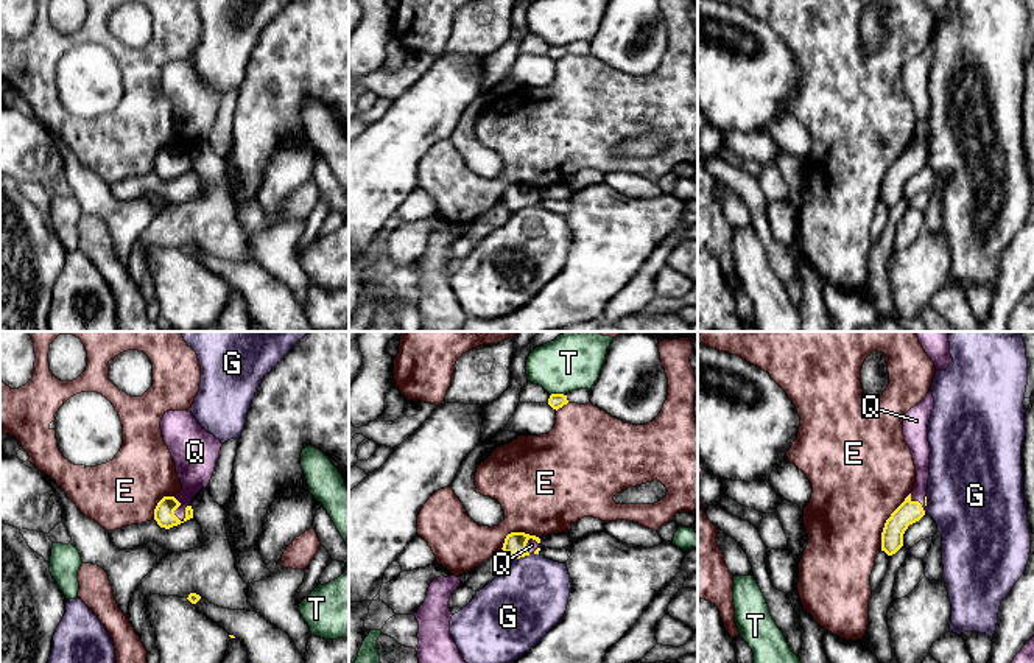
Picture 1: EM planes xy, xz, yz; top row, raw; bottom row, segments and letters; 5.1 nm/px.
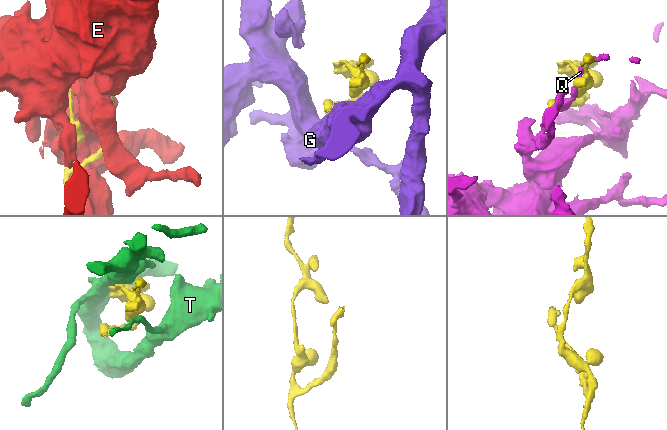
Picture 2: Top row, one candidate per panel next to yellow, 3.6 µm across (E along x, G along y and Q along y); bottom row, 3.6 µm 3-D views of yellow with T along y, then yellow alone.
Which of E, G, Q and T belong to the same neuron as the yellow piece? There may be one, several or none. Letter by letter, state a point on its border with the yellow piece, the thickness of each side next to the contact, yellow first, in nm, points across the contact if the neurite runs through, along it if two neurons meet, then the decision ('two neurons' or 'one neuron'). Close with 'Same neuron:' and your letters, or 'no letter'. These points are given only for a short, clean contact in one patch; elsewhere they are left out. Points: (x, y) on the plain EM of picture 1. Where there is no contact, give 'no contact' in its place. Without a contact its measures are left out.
E: meets yellow in yz at (886, 171); 120 nm thick on the yellow side, 480 nm on the other; two neurons
G: meets yellow in xz at (524, 207); 110 nm thick on the yellow side, 380 nm on the other; border along xz (530, 206), (517, 210); two neurons
Q: meets yellow in xy at (176, 159); 110 nm thick on the yellow side, 200 nm on the other; two neurons
T: meets yellow in xz at (556, 45); 80 nm thick on the yellow side, 240 nm on the other; two neurons
Same neuron: no letter

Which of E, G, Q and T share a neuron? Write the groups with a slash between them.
E / G / Q / T

